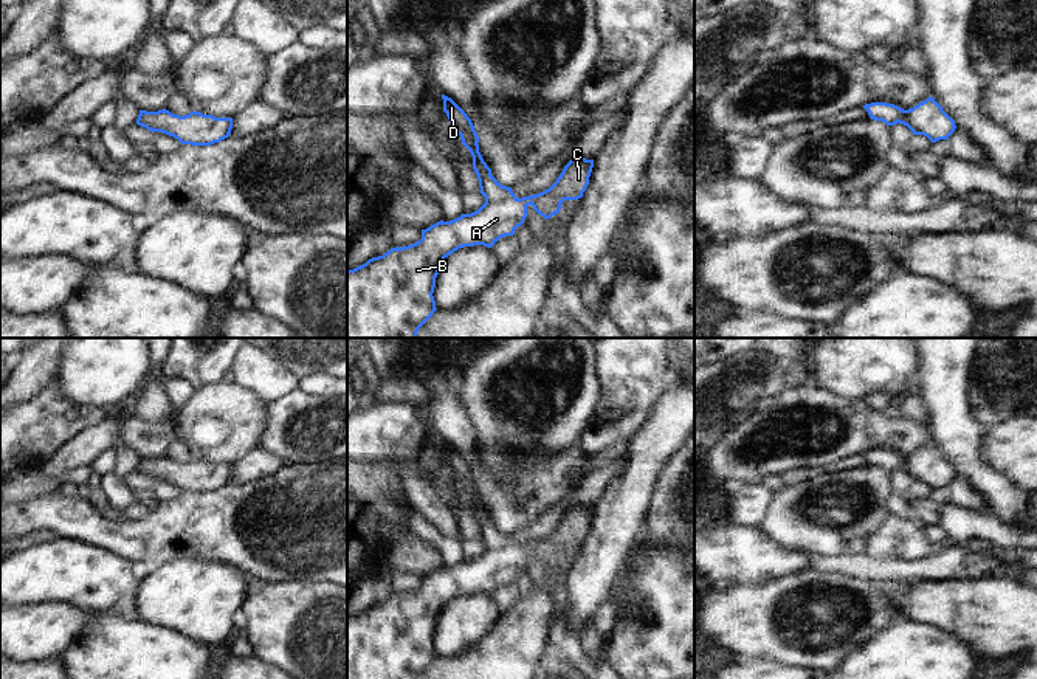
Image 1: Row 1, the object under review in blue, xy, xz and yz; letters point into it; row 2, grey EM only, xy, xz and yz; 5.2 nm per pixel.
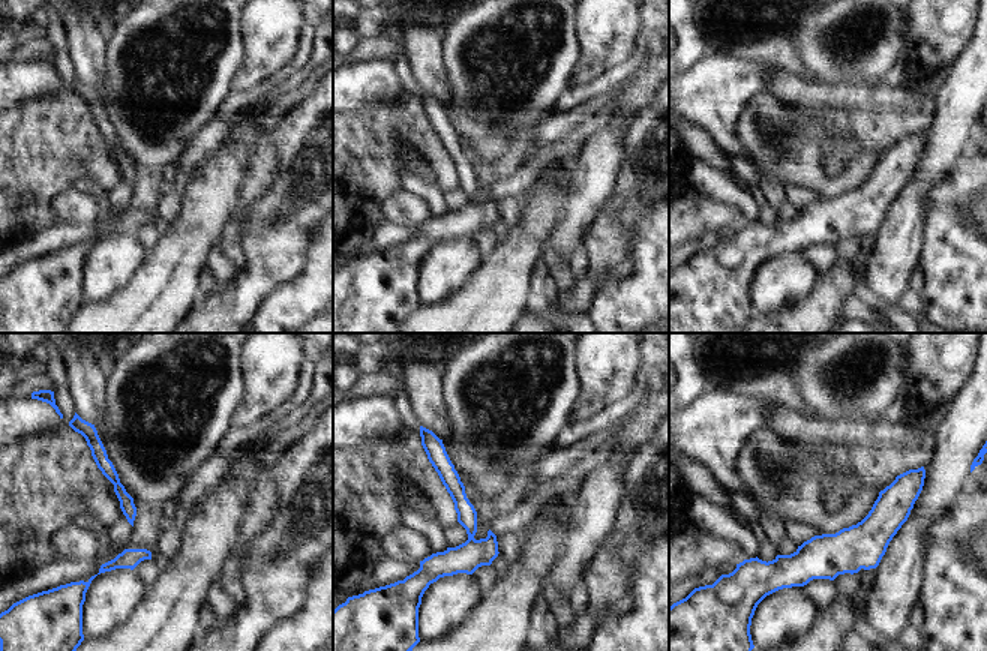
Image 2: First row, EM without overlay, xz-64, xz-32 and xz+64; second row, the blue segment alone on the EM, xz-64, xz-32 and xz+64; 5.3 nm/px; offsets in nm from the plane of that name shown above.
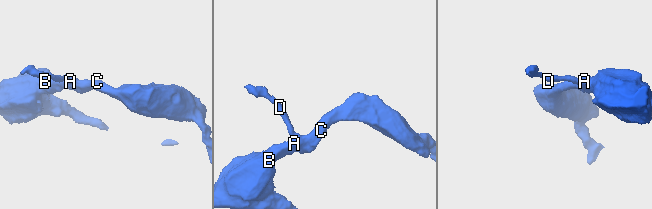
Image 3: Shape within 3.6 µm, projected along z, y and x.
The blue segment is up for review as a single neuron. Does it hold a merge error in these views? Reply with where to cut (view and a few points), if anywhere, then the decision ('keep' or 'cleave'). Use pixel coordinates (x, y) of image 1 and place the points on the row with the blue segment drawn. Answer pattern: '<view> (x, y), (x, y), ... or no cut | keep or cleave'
no cut | keep

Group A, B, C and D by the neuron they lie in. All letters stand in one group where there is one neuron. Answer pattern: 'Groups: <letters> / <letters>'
Groups: A B C D.

